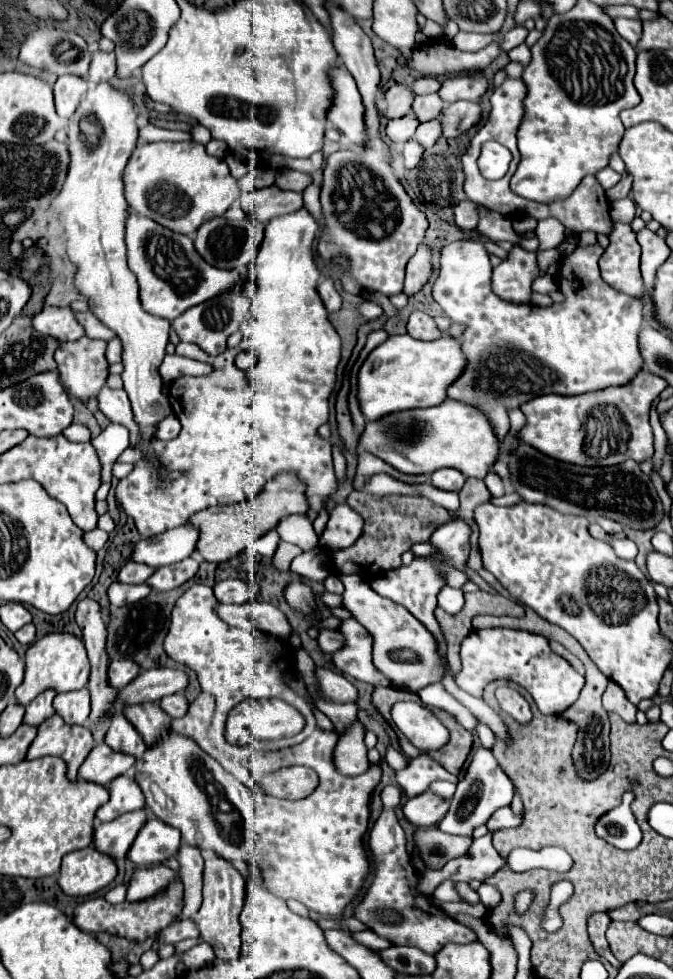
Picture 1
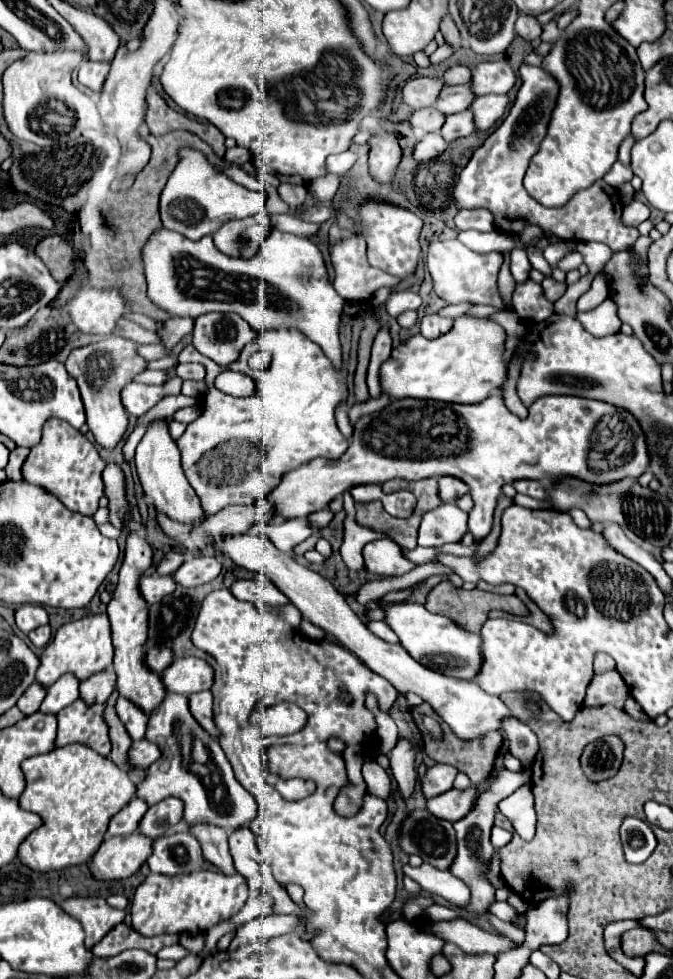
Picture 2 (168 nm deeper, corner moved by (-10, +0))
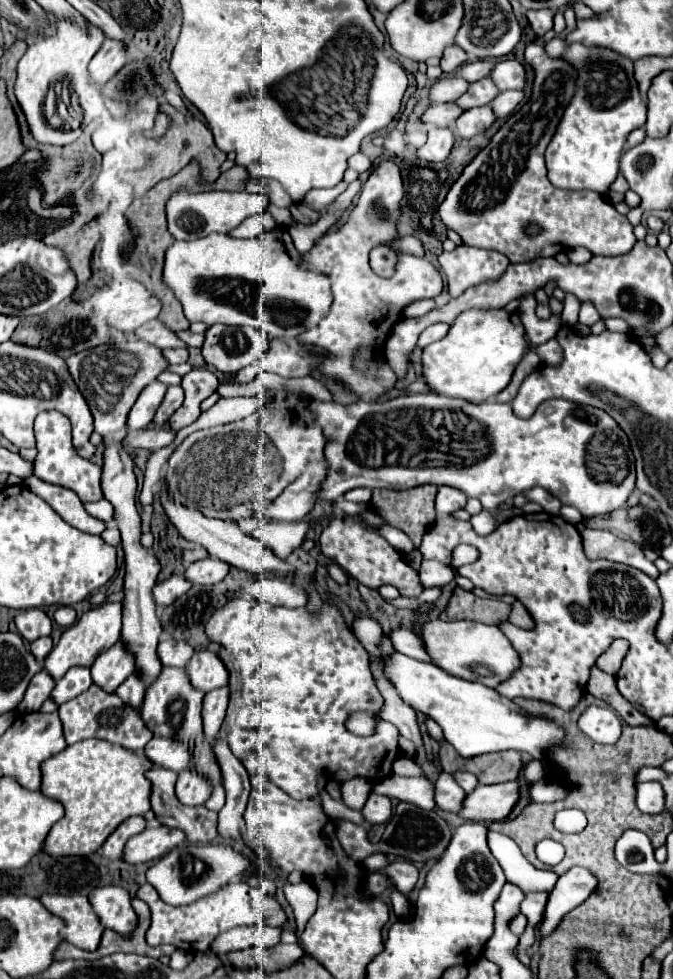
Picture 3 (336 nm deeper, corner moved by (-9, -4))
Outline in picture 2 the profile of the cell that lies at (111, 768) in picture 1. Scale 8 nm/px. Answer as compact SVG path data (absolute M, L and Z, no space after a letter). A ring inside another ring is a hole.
M135 741L127 753L127 765L133 765L133 769L147 769L153 761L159 759L159 755L159 747L155 747L151 741Z

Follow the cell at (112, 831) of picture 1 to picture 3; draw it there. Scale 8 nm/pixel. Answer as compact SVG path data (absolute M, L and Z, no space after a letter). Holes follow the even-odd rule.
M188 767L178 773L176 793L178 793L178 799L186 805L204 805L212 793L212 785L194 767Z

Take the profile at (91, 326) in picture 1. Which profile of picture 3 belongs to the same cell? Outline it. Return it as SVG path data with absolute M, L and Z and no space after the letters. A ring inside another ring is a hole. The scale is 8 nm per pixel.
M154 319L154 321L148 321L146 325L142 325L136 335L152 345L158 345L160 349L168 349L168 347L186 347L186 343L182 339L178 339L178 335L168 329L162 321Z

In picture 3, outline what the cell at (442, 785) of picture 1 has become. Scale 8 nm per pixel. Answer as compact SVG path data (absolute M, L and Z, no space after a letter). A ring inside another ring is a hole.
M458 771L458 773L454 773L454 779L456 779L456 783L458 783L466 793L472 793L472 791L476 789L476 785L478 785L476 775L474 775L474 773L468 773L468 771Z

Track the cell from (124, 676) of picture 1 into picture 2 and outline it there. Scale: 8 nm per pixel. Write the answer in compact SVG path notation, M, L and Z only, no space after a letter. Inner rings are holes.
M149 649L147 655L145 655L145 665L151 673L161 673L165 667L169 667L173 661L171 657L171 649Z

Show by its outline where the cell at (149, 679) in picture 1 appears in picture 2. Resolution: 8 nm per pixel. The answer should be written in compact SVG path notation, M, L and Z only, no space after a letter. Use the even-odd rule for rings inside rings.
M185 657L185 659L175 659L173 665L169 665L161 673L165 691L169 693L197 693L205 691L213 683L213 669L197 657Z

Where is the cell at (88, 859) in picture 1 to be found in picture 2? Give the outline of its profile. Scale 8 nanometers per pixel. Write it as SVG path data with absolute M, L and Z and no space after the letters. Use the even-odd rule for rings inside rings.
M141 833L105 837L89 859L89 873L95 881L119 881L131 877L151 855L151 839Z

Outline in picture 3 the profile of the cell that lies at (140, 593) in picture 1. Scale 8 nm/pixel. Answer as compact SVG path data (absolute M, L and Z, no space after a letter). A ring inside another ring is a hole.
M172 575L170 579L166 579L154 587L154 601L164 607L172 605L178 597L188 593L190 587L192 587L192 583L184 575Z

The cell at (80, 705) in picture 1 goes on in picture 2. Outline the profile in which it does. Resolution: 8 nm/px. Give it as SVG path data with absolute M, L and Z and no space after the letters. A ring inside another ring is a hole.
M103 671L95 673L95 677L89 677L79 685L79 699L85 701L87 705L97 705L103 703L111 691L115 689L115 673L113 671Z

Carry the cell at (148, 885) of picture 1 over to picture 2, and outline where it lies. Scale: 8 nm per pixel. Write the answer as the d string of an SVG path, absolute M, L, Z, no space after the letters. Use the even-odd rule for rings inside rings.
M195 871L175 877L151 873L137 887L131 903L133 929L147 937L163 933L203 933L221 919L235 915L245 905L245 899L247 881L239 873L223 875L215 871Z

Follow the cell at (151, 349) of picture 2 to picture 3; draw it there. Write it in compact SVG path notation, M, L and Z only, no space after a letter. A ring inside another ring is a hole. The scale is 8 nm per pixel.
M166 349L164 353L166 353L170 365L180 365L180 363L188 361L188 349Z

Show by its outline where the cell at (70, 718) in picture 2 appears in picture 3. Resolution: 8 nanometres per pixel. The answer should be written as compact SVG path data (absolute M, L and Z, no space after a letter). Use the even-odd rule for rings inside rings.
M90 685L86 693L62 703L58 711L60 711L60 719L64 725L64 737L68 745L94 737L94 739L106 739L110 743L118 743L122 747L128 747L140 753L146 747L146 743L154 737L154 733L142 721L140 709L122 703L122 699L116 693L108 693L98 685Z

